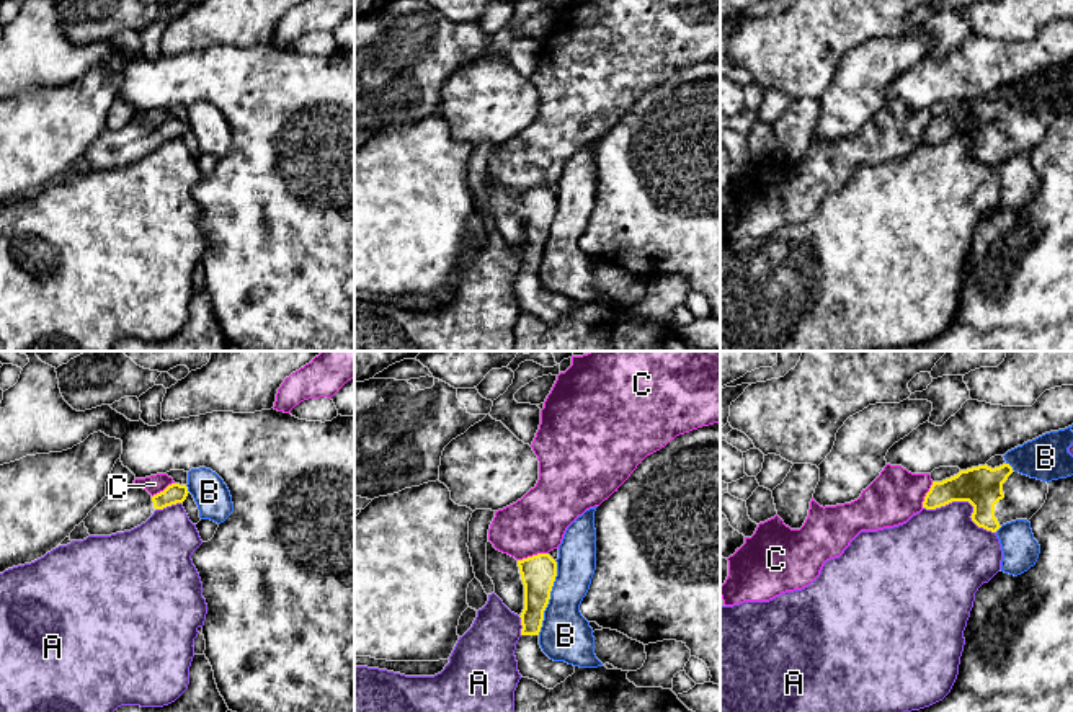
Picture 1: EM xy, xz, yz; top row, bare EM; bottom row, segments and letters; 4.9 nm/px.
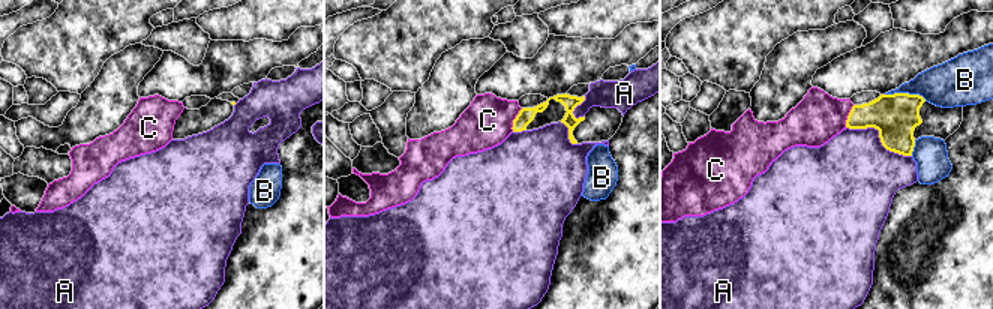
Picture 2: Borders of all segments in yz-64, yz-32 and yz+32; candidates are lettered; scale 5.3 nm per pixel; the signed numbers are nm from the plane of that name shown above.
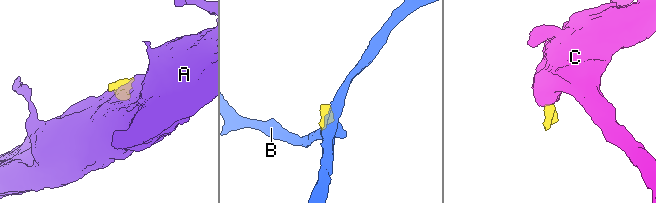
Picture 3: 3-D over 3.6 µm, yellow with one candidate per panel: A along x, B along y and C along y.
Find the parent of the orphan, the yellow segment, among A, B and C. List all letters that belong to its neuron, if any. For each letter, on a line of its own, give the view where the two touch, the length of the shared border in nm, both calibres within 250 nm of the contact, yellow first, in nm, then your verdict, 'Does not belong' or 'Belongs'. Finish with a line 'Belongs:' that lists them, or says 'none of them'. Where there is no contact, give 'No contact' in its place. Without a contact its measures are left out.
A: Touches yellow in yz. Shared border 380 nm. Thickness 200 nm (yellow) against 380 nm. Does not belong
B: Touches yellow in xz. Shared border 380 nm. Thickness 170 nm (yellow) against 260 nm. Does not belong
C: Touches yellow in xz. Shared border 160 nm. Thickness 170 nm (yellow) against 280 nm. Does not belong
Belongs: none of them

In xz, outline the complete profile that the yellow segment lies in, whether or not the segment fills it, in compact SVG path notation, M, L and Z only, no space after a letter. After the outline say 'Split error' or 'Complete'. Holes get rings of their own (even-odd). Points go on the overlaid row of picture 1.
M487 542L487 575L495 585L495 594L521 617L521 637L514 656L523 678L554 689L575 673L575 666L550 660L539 645L544 611L557 576L557 562L549 554L523 560L503 554Z. Split error

